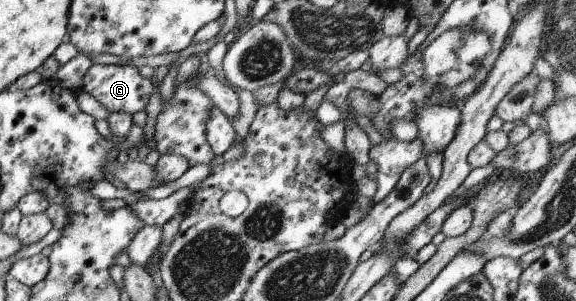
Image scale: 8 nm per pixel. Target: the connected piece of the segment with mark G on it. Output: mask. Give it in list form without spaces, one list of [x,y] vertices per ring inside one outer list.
[[[93,64],[87,73],[83,75],[81,81],[82,91],[95,98],[95,101],[99,101],[108,113],[113,111],[123,111],[130,116],[137,111],[143,111],[145,105],[147,105],[147,99],[151,95],[152,84],[150,79],[143,78],[137,68],[133,65],[101,65]]]

